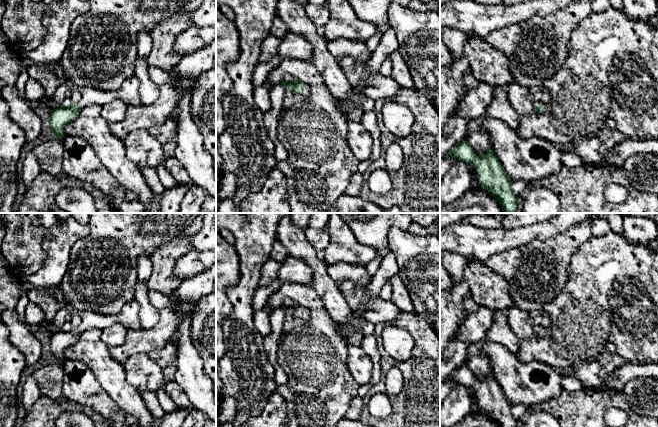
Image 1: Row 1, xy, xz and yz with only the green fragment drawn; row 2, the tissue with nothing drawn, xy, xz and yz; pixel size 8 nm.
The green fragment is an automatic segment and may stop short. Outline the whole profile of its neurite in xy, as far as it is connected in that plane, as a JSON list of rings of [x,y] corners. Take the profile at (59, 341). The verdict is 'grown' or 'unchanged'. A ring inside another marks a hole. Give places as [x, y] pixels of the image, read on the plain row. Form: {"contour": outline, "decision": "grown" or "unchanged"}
{"contour": [[[68,327],[52,333],[49,341],[52,360],[63,362],[65,360],[64,350],[73,345],[78,340],[79,335],[79,329]]], "decision": "unchanged"}

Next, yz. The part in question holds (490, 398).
{"contour": [[[462,365],[452,371],[444,382],[456,382],[473,389],[481,410],[499,427],[518,427],[518,421],[511,412],[511,403],[490,372],[484,379],[477,380],[468,365]]], "decision": "unchanged"}

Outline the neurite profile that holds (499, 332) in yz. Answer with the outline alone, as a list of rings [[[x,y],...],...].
[[[494,310],[495,316],[486,334],[487,342],[497,343],[518,356],[519,340],[510,329],[505,311]]]

